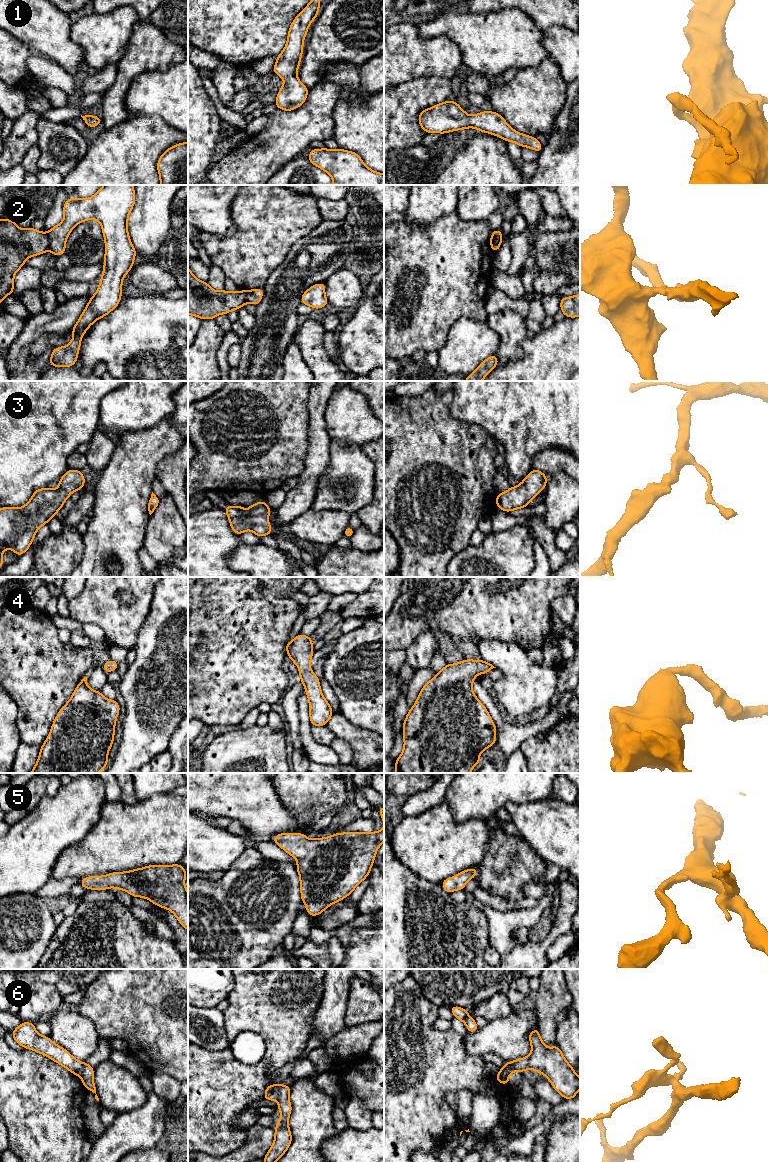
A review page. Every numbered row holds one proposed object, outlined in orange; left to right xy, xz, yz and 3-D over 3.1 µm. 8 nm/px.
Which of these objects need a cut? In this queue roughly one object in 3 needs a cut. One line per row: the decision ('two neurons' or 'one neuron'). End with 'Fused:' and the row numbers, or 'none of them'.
1: one neuron
2: two neurons
3: one neuron
4: one neuron
5: one neuron
6: two neurons
Fused: 2, 6

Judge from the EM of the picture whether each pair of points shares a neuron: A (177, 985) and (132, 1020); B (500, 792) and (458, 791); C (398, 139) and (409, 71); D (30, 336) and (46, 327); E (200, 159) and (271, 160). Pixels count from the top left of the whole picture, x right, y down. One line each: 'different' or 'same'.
A: same
B: same
C: different
D: same
E: different

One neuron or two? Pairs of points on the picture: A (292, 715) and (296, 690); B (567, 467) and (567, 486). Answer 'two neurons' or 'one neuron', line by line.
A: one neuron
B: two neurons

